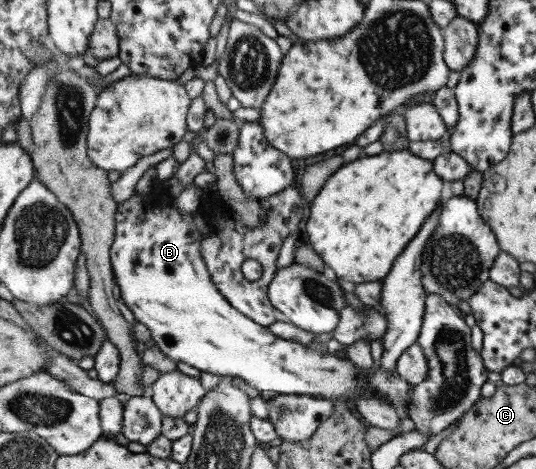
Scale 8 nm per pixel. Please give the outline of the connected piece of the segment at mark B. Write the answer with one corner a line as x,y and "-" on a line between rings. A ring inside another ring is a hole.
160,182
154,184
150,192
143,195
136,193
126,201
126,204
119,205
117,233
111,254
117,291
136,314
137,323
142,323
150,329
155,348
179,365
190,364
200,371
242,378
261,392
312,395
312,397
326,397
334,402
346,399
353,408
356,408
356,401
364,387
372,391
372,395
376,395
378,399
386,399
392,407
398,405
402,409
408,409
408,405
412,403
410,393
412,383
398,372
388,372
379,367
372,370
368,376
360,378
356,362
350,360
347,355
342,357
334,352
324,354
320,349
309,349
294,340
286,341
236,309
218,289
213,281
213,275
209,273
201,253
204,239
198,227
194,226
193,214
179,211
178,198
173,197
164,183
161,183
162,201
160,201
158,184

